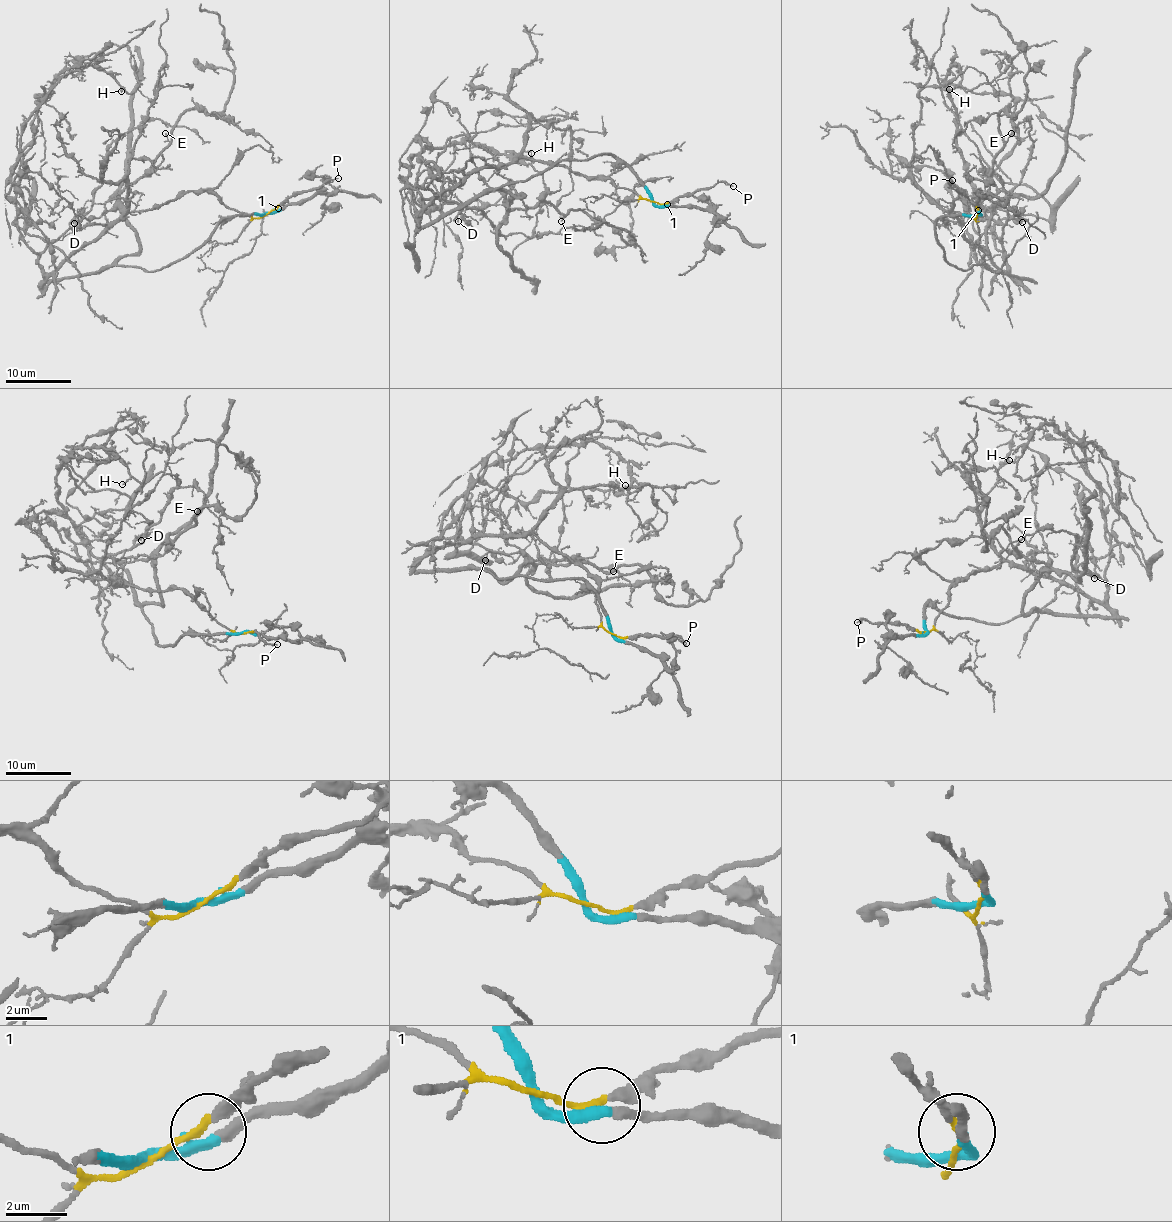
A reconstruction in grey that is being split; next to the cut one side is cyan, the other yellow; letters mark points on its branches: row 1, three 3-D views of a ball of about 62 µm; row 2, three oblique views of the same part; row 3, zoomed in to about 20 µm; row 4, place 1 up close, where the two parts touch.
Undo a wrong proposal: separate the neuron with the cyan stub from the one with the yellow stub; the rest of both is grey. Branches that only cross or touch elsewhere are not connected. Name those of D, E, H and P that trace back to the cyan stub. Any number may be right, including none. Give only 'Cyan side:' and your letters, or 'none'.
Cyan side: E

